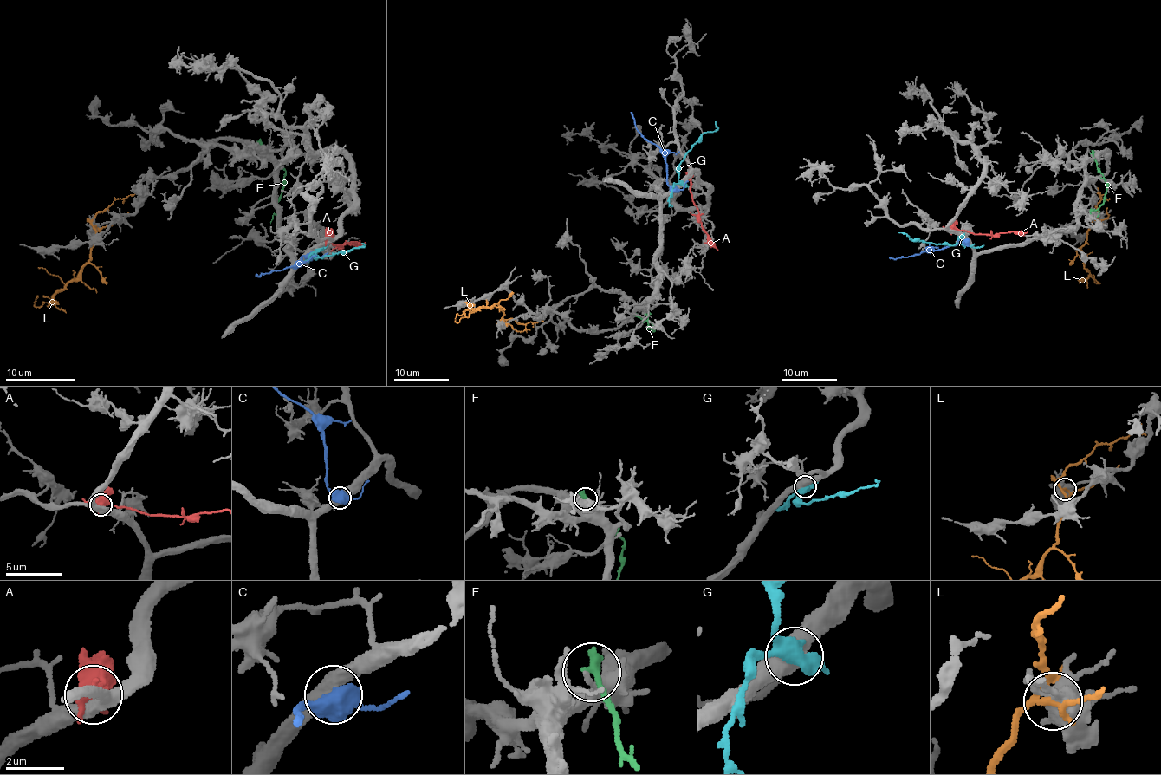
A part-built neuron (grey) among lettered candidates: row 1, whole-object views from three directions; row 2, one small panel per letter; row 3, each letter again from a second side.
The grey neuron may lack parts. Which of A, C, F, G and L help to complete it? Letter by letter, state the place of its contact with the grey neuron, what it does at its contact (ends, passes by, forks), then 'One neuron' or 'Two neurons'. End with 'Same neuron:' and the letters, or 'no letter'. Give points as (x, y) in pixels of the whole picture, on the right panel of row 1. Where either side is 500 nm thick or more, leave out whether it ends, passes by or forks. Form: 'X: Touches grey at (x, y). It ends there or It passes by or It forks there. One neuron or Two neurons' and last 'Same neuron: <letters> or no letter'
A: Touches grey at (951, 229). Two neurons
C: Touches grey at (966, 241). Two neurons
F: Touches grey at (1092, 154). It ends there. Two neurons
G: Touches grey at (961, 236). It forks there. Two neurons
L: Touches grey at (1099, 219). It forks there. Two neurons
Same neuron: no letter

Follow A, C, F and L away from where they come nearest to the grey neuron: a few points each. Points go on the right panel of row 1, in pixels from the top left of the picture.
A: (950, 230), (988, 235), (1027, 232)
C: (966, 240), (906, 257), (889, 257)
F: (1092, 154), (1097, 170), (1105, 181), (1106, 192), (1097, 210), (1097, 217)
L: (1099, 219), (1092, 224), (1086, 243), (1080, 250), (1083, 267), (1099, 283), (1090, 274)

